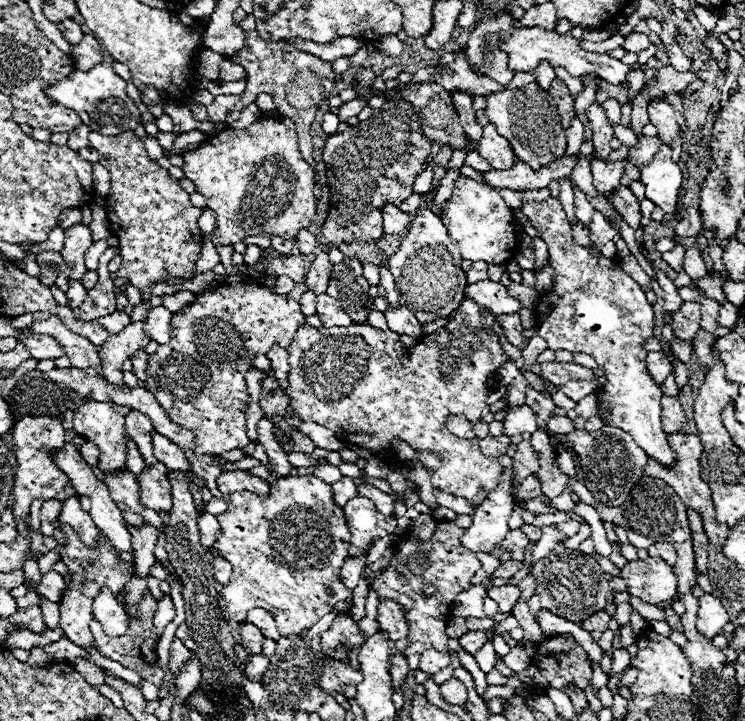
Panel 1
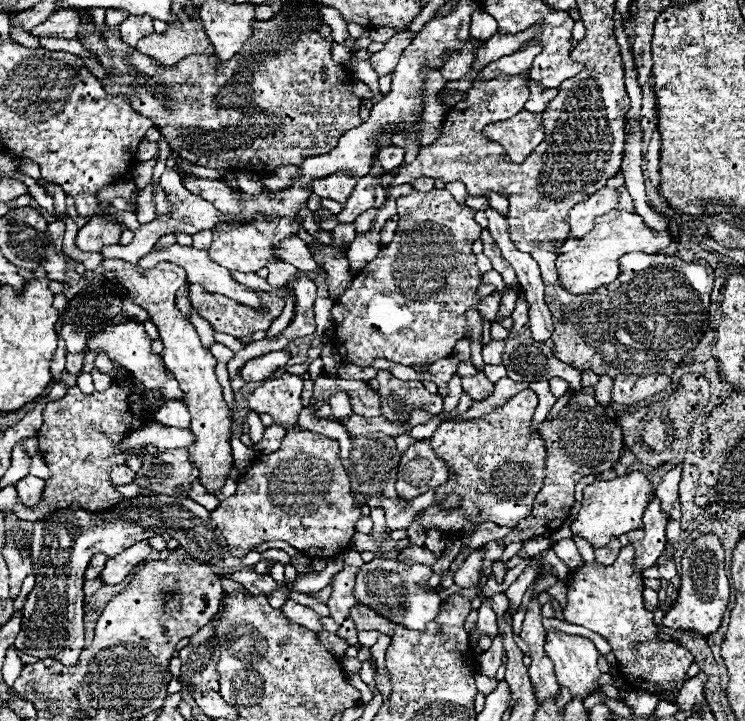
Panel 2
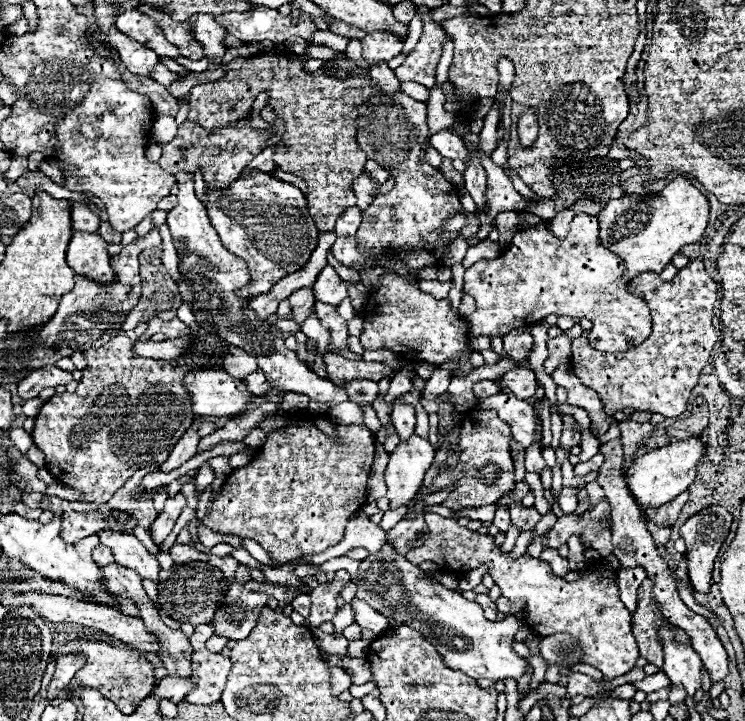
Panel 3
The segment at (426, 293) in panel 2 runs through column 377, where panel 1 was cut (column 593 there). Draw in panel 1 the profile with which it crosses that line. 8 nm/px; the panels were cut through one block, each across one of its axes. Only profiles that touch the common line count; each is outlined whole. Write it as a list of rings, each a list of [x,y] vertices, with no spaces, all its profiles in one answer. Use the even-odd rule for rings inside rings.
[[[548,198],[546,202],[524,202],[524,206],[522,206],[522,212],[524,212],[524,216],[532,222],[532,226],[538,230],[538,234],[540,234],[540,238],[548,244],[548,252],[550,252],[550,266],[554,268],[554,284],[552,284],[552,288],[546,292],[546,294],[542,294],[540,296],[540,300],[538,300],[538,304],[536,304],[536,326],[538,326],[538,336],[542,336],[546,342],[548,342],[548,348],[550,350],[568,350],[568,352],[584,352],[584,354],[588,354],[588,356],[592,356],[594,360],[596,360],[596,364],[598,364],[598,368],[604,372],[604,376],[606,376],[606,382],[602,384],[602,406],[604,406],[604,412],[608,412],[608,416],[606,416],[606,424],[612,424],[612,426],[616,426],[616,428],[622,428],[622,430],[626,430],[628,434],[632,434],[634,436],[634,440],[636,440],[636,444],[638,446],[642,446],[642,450],[650,456],[650,458],[654,458],[654,460],[658,460],[662,466],[666,466],[666,468],[670,468],[670,466],[674,466],[674,460],[676,460],[676,456],[674,456],[674,452],[672,452],[672,448],[670,448],[670,444],[668,444],[668,434],[662,430],[662,388],[652,380],[652,376],[648,374],[648,370],[646,370],[646,364],[644,364],[644,360],[646,360],[646,350],[644,350],[644,342],[648,340],[648,338],[652,338],[652,330],[654,330],[654,324],[656,324],[656,316],[654,316],[654,308],[652,308],[652,304],[648,304],[648,300],[646,300],[646,296],[644,296],[644,292],[640,290],[640,284],[636,282],[636,280],[632,280],[614,260],[610,260],[610,258],[604,258],[602,254],[598,254],[598,256],[592,256],[590,252],[588,252],[588,248],[582,248],[582,246],[576,246],[574,244],[574,240],[572,240],[572,228],[570,228],[570,222],[568,222],[568,218],[566,218],[566,214],[564,214],[564,208],[562,208],[562,204],[560,204],[560,200],[556,200],[556,198]]]

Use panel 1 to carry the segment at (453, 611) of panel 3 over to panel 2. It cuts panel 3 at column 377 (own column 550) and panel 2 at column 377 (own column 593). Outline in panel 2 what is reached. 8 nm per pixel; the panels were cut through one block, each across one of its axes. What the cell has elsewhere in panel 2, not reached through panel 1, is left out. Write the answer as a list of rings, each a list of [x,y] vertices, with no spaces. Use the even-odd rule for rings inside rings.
[[[374,558],[368,564],[362,564],[356,574],[354,596],[360,604],[372,608],[382,618],[404,624],[408,630],[426,630],[426,624],[436,620],[442,608],[442,598],[438,590],[428,586],[428,578],[432,576],[432,568],[426,564],[404,564],[398,558]]]

